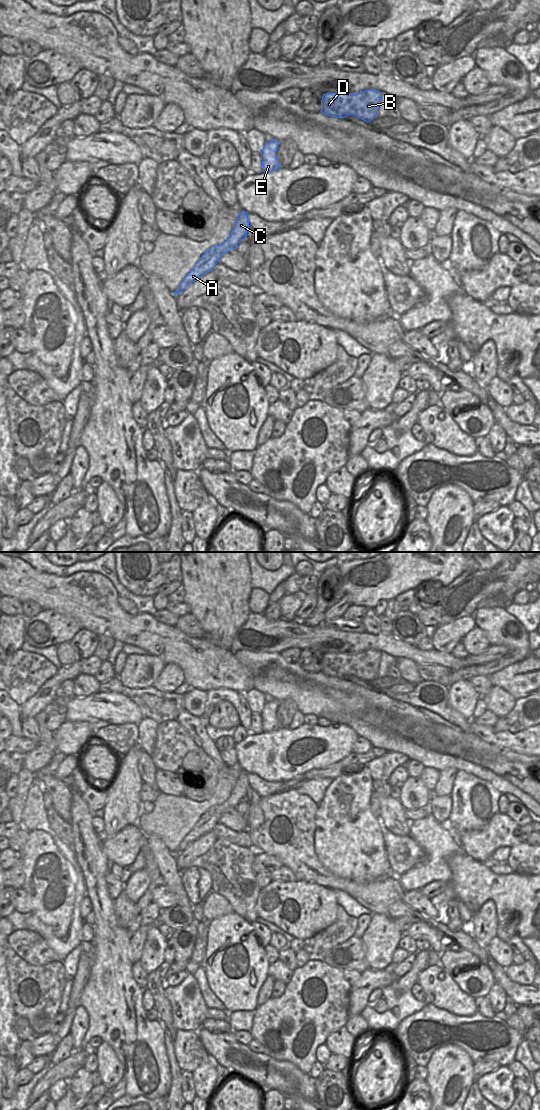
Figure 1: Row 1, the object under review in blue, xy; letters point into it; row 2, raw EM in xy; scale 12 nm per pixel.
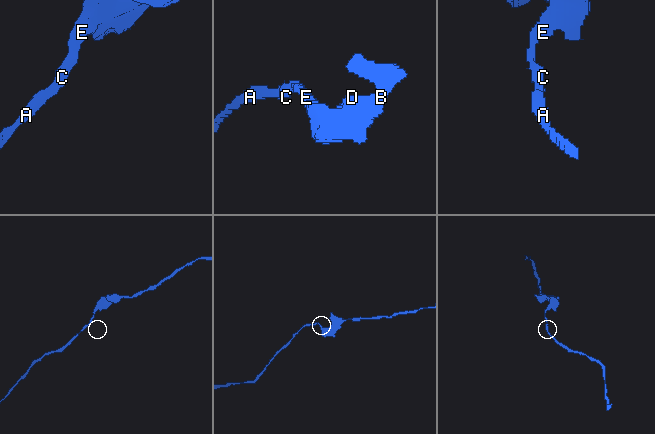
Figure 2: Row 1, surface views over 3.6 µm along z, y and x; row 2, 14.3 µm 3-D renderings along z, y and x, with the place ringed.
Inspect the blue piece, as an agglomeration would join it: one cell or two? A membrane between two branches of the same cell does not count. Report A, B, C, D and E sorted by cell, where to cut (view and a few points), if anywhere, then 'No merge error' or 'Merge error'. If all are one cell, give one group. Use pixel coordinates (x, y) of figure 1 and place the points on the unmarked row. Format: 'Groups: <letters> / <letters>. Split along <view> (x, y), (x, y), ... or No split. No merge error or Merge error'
Groups: A B C D E. No split. No merge error

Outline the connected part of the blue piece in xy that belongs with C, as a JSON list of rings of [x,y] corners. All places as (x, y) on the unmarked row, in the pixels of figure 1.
[[[242,771],[239,773],[237,780],[233,783],[233,789],[230,796],[221,805],[212,806],[195,824],[189,834],[183,839],[183,841],[177,847],[176,854],[180,854],[187,846],[192,844],[198,838],[202,837],[206,833],[212,831],[213,827],[219,822],[222,814],[236,809],[238,804],[246,799],[247,790],[249,788],[249,780],[247,773]]]

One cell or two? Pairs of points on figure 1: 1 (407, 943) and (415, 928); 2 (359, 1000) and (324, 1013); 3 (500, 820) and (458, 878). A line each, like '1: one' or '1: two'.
1: two
2: two
3: two

